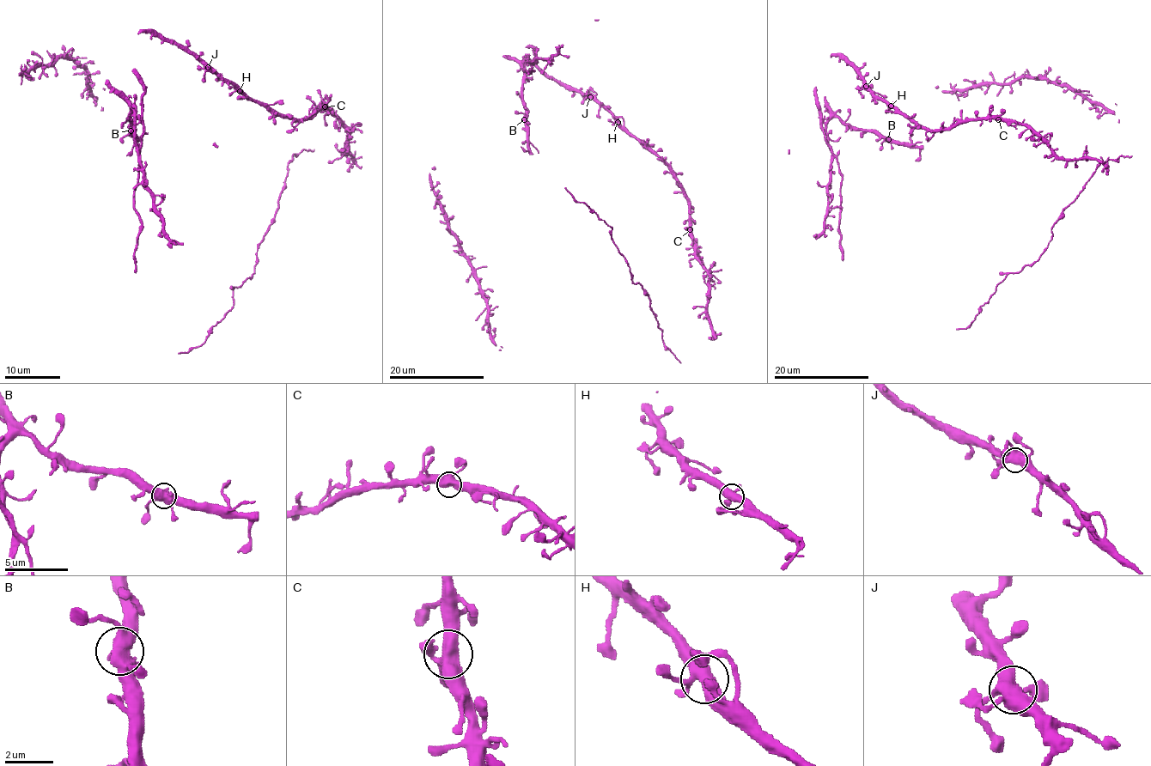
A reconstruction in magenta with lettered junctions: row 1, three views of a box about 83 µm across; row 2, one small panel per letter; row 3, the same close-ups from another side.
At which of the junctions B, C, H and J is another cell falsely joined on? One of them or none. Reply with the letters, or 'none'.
none

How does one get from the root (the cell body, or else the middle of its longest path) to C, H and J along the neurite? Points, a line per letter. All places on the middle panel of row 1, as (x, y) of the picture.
C: (578, 92), (593, 95), (622, 126), (649, 147), (667, 164), (687, 201), (690, 229)
H: (578, 92), (593, 95), (618, 122)
J: (578, 92), (590, 97)

